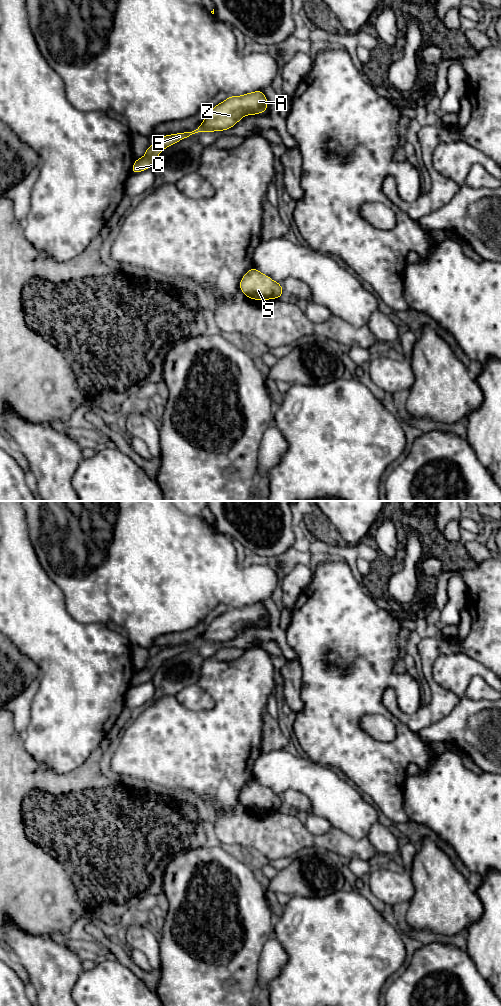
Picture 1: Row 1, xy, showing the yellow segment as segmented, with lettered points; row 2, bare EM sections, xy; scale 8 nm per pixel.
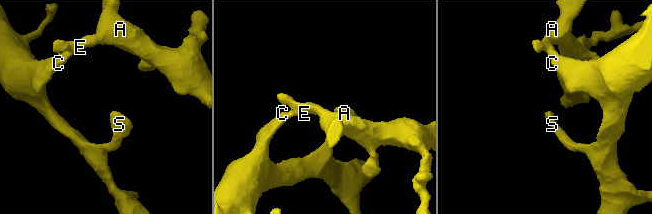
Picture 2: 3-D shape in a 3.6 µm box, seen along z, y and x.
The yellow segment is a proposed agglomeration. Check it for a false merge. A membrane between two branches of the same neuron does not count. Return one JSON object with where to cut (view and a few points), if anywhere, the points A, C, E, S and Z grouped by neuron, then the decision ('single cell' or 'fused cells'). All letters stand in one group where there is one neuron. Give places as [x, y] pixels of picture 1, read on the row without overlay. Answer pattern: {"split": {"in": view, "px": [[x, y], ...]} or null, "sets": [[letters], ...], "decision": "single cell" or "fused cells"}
{"split": null, "sets": [["A", "C", "E", "S", "Z"]], "decision": "single cell"}

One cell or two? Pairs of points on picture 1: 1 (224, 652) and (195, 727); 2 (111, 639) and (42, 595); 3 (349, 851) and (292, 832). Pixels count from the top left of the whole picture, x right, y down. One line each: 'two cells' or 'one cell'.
1: two cells
2: one cell
3: one cell

